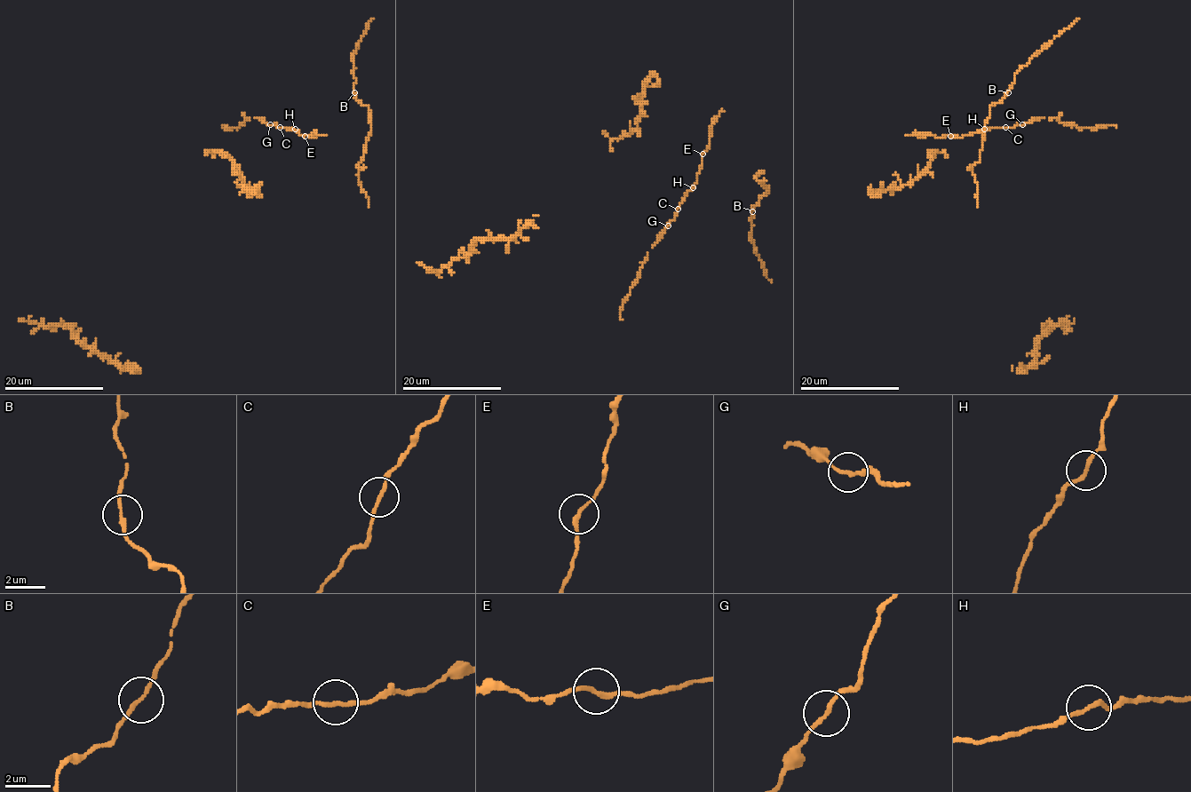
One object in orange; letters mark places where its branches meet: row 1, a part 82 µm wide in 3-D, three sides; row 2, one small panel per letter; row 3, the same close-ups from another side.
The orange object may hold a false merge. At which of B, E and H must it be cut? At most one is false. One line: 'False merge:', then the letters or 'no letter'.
False merge: no letter

